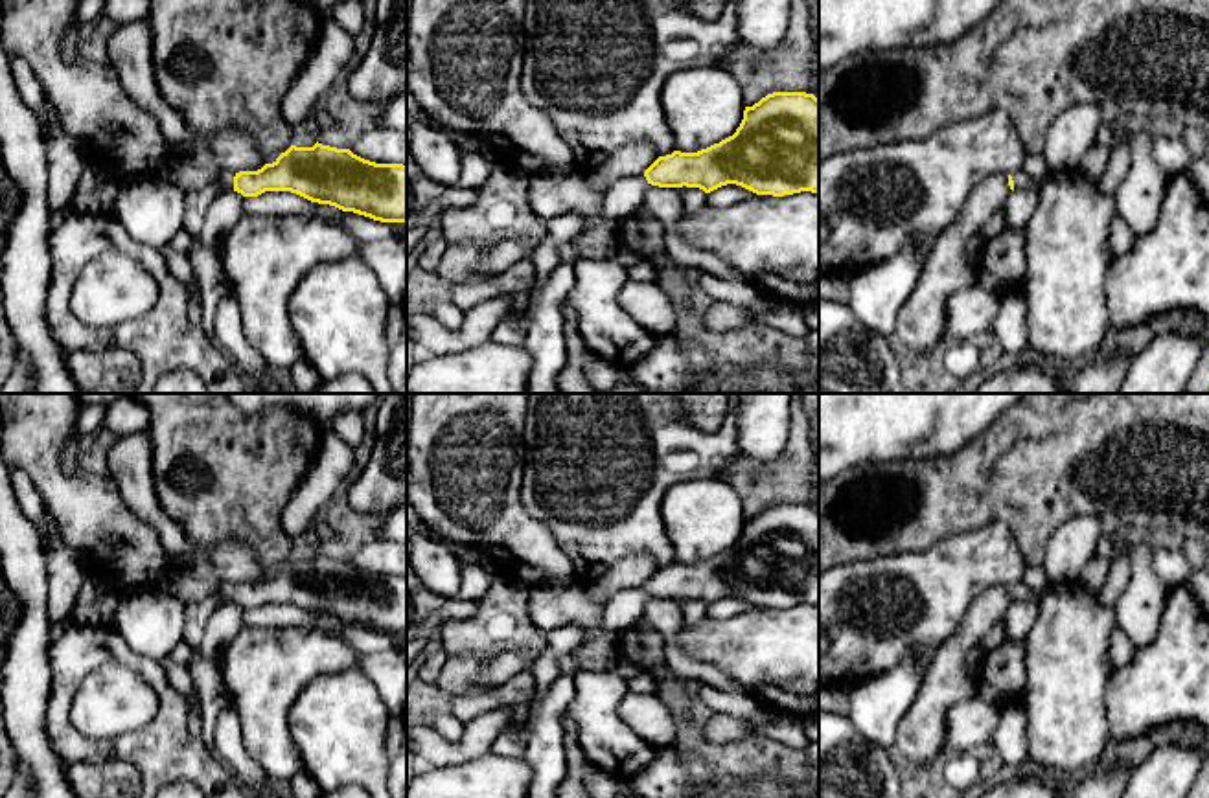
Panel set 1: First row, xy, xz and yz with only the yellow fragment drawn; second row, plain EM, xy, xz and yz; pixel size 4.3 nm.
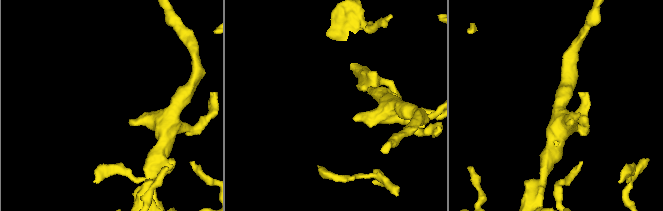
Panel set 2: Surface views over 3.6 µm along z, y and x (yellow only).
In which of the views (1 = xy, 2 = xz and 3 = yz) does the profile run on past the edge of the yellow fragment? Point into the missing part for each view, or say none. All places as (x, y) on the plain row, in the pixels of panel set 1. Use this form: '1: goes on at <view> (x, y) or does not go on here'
1: goes on at xy (195, 615)
2: goes on at xz (624, 607)
3: goes on at yz (1020, 591)

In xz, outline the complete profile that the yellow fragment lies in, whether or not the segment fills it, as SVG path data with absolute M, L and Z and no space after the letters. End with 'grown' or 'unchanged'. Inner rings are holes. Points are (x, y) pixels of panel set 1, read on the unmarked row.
M773 504L745 519L736 544L697 564L659 568L642 587L615 592L600 627L616 640L644 616L648 598L699 599L710 605L736 596L756 607L819 605L819 511L806 504Z | grown

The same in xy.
M322 555L291 557L258 583L219 583L217 592L184 607L184 640L197 647L210 616L225 603L258 609L291 603L311 614L329 616L381 634L407 636L407 577L375 576Z | grown

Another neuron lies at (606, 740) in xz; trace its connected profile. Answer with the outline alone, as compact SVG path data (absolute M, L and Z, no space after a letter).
M580 671L574 675L574 699L567 710L576 719L585 758L618 780L646 769L657 752L618 715L628 691L628 678L615 671Z

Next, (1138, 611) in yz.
M1134 530L1124 553L1130 579L1115 603L1115 623L1134 645L1156 640L1169 587L1154 574L1152 553L1163 541L1154 530Z

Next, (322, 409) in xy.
M226 393L241 412L263 412L269 408L291 408L313 419L322 436L344 410L363 412L374 406L381 393Z

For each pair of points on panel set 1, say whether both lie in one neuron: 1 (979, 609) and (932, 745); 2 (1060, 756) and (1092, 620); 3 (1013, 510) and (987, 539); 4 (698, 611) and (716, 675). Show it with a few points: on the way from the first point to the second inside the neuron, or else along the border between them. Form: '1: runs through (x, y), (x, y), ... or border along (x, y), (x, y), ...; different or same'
1: runs through (961, 642), (932, 712); same
2: runs through (1066, 723), (1068, 653); same
3: border along (959, 532), (1000, 523), (1013, 535), (1024, 559); different
4: border along (676, 600), (685, 620); different

